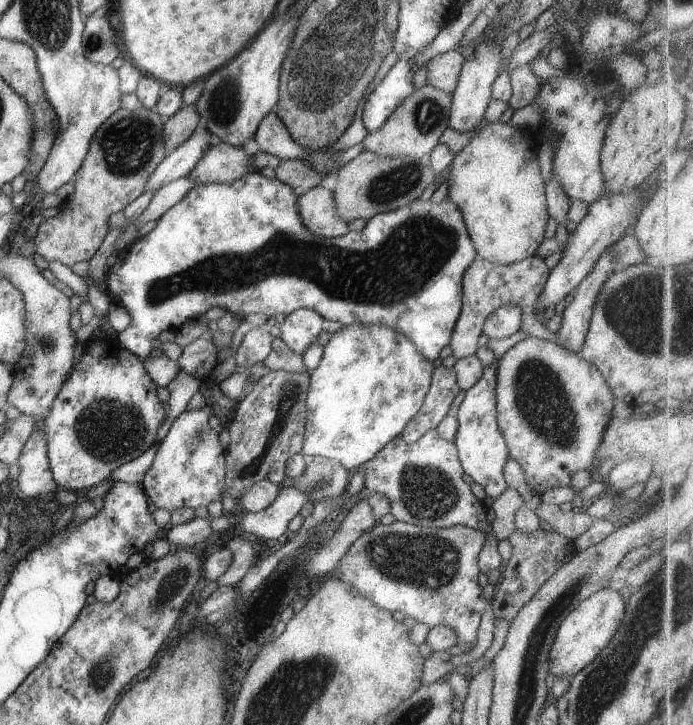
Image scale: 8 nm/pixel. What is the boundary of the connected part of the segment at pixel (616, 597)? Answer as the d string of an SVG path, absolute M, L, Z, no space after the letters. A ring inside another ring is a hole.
M604 588L573 608L557 628L549 652L549 678L552 675L574 676L596 659L620 628L626 603L619 590Z

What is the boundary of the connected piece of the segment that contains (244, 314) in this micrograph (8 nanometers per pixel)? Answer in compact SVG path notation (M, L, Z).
M258 170L248 172L242 178L237 178L231 183L210 183L192 187L180 202L177 202L157 220L156 228L144 236L138 236L126 250L120 252L119 260L106 272L104 281L108 285L114 302L124 304L130 310L132 317L131 324L119 334L122 346L143 361L152 355L152 342L158 339L161 332L164 330L176 331L186 320L200 314L204 315L214 306L220 306L233 315L237 314L238 318L257 321L270 318L275 314L284 314L287 317L299 308L311 308L330 321L339 320L344 327L360 323L386 325L394 328L412 340L425 359L432 362L436 360L440 356L442 348L451 342L453 328L461 311L462 299L460 296L463 294L461 285L463 274L477 257L475 246L468 234L460 209L448 198L439 204L432 203L430 199L422 201L418 198L395 211L376 214L368 219L366 226L359 231L351 230L341 237L326 238L311 233L308 227L304 226L297 206L299 193L276 177L268 178Z

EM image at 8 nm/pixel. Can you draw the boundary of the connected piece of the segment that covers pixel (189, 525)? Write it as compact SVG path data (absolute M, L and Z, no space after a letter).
M210 516L207 518L194 517L183 525L170 525L167 527L165 538L180 549L192 548L194 544L198 544L206 540L210 534L214 534L212 519Z

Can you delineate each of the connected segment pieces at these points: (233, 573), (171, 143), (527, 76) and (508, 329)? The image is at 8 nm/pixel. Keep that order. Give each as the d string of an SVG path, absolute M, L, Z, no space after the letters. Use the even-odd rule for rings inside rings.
M232 538L228 540L228 548L232 552L233 561L228 570L219 578L219 587L232 586L242 580L242 577L250 570L256 560L256 550L249 541L242 538Z
M186 106L164 120L163 143L167 154L184 144L201 124L200 115L194 106Z
M529 65L516 67L509 75L512 87L511 97L507 100L509 106L516 110L530 105L540 88L541 78L532 73Z
M512 305L497 308L483 324L483 332L488 338L508 338L518 332L522 322L522 309Z

